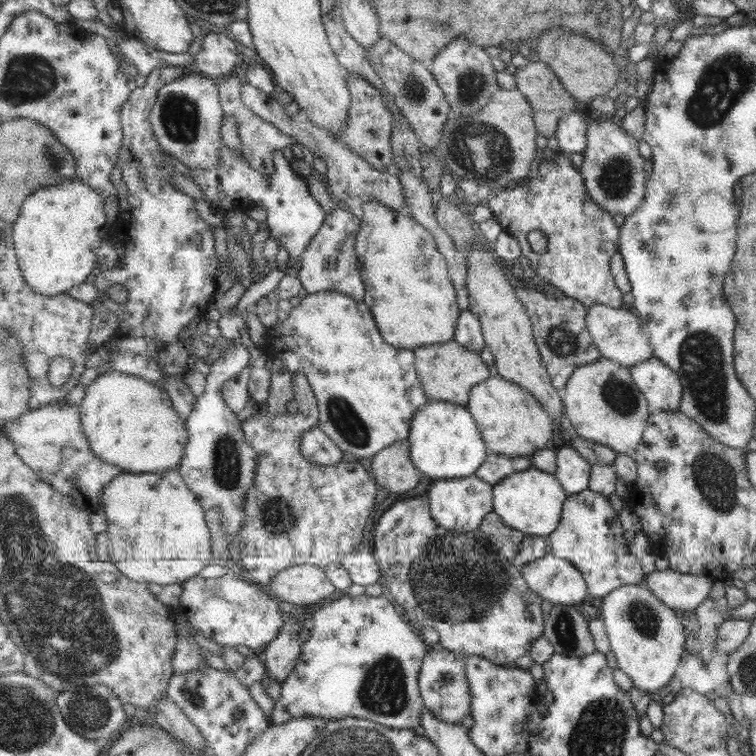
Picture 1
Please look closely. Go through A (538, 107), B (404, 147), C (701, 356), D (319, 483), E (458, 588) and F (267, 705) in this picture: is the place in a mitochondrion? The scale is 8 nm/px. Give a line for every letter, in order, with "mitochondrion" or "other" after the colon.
A: other
B: mitochondrion
C: mitochondrion
D: other
E: mitochondrion
F: other

